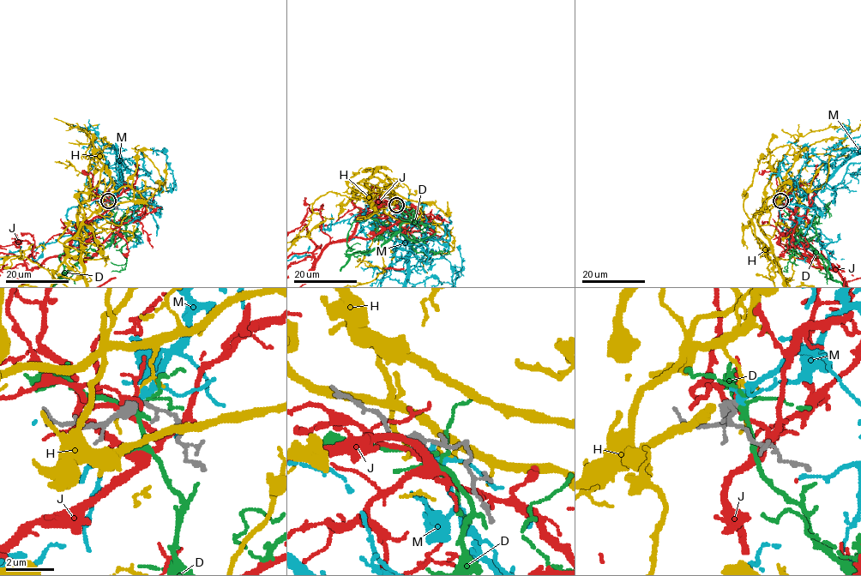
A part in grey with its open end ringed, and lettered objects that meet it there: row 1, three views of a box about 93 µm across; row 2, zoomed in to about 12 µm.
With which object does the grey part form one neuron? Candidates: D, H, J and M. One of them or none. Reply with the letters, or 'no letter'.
M

